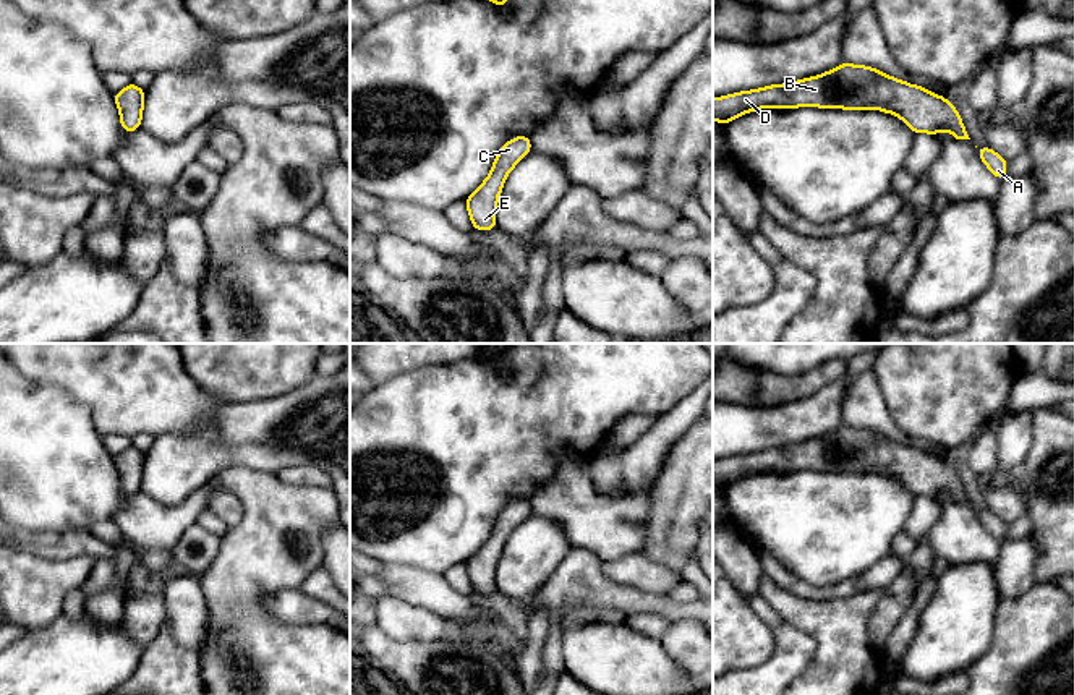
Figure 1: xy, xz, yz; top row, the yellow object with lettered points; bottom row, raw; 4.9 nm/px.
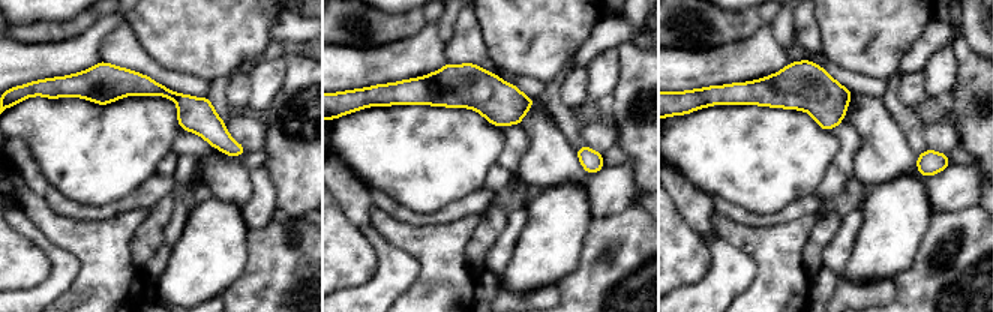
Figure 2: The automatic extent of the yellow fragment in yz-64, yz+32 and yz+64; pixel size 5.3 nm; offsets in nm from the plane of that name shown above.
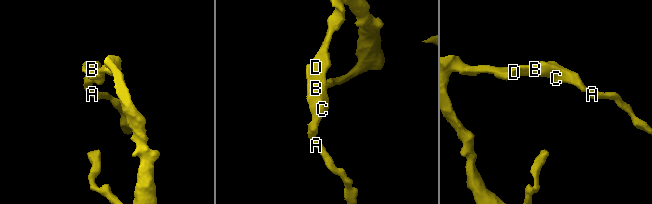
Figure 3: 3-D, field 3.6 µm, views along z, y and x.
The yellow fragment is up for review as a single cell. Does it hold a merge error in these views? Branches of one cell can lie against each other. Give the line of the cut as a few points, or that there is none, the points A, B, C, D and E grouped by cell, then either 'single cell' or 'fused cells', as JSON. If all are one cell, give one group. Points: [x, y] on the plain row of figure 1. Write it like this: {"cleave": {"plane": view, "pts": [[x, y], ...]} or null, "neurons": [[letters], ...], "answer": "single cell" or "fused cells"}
{"cleave": null, "neurons": [["A", "B", "C", "D", "E"]], "answer": "single cell"}

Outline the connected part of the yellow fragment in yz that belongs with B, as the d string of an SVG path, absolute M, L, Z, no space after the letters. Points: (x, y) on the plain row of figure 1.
M846 424L800 444L714 460L713 483L727 488L740 478L768 470L875 471L897 478L914 496L936 499L948 492L956 502L970 502L959 475L946 460L876 431Z

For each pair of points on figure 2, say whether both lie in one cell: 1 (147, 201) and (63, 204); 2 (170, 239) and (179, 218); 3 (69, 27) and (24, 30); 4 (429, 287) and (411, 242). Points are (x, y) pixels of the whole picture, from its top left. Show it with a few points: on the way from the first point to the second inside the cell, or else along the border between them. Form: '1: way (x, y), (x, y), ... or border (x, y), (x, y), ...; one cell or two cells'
1: way (126, 204), (105, 212), (84, 212); one cell
2: way (171, 234), (177, 222); one cell
3: way (59, 30), (35, 30); one cell
4: way (429, 276), (429, 260), (422, 252); one cell

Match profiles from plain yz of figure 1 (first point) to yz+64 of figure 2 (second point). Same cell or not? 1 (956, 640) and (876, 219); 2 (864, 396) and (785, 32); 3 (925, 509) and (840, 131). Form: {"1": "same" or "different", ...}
{"1": "same", "2": "different", "3": "same"}

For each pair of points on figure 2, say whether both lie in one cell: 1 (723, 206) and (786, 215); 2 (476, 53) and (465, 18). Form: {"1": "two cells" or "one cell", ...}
{"1": "one cell", "2": "one cell"}

